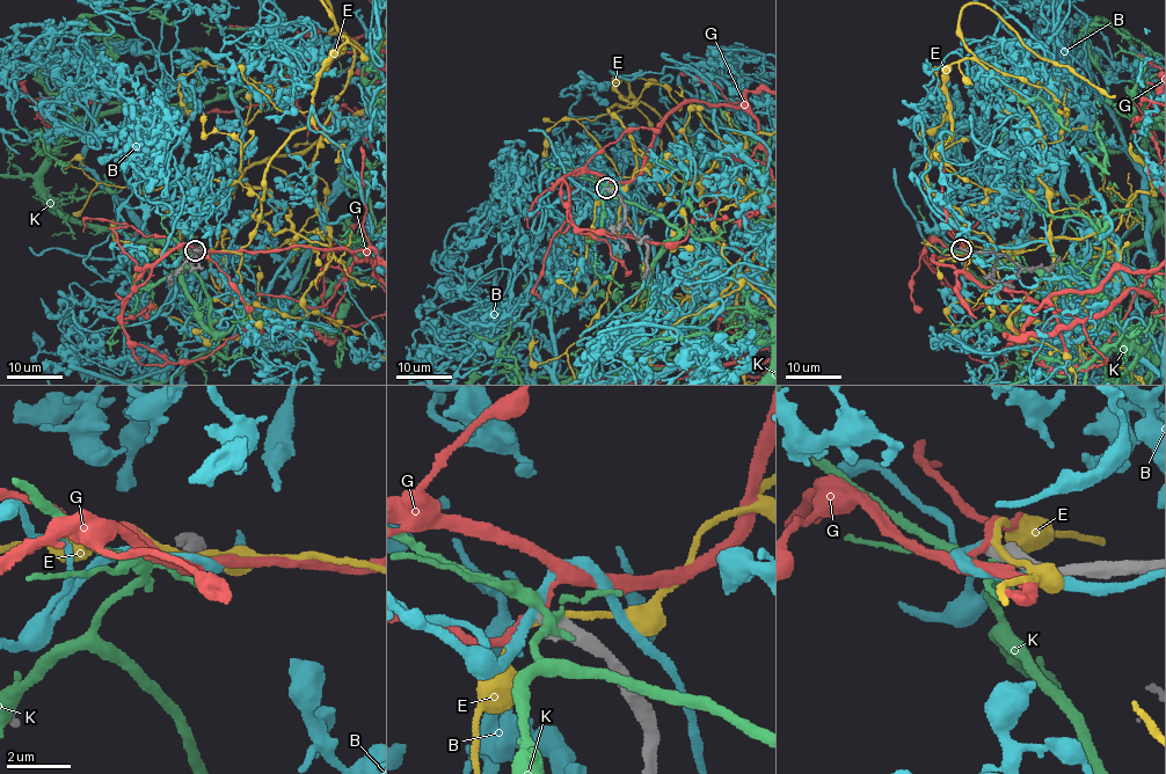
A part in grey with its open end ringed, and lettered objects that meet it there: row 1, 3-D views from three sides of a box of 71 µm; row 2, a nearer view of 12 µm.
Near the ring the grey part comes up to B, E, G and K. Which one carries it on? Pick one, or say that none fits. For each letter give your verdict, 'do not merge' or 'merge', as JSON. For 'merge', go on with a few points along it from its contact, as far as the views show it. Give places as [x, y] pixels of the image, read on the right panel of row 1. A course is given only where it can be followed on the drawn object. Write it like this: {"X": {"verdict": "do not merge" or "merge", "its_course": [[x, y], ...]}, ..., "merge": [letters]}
{"B": {"verdict": "do not merge"}, "E": {"verdict": "do not merge"}, "G": {"verdict": "do not merge"}, "K": {"verdict": "do not merge"}, "merge": []}

